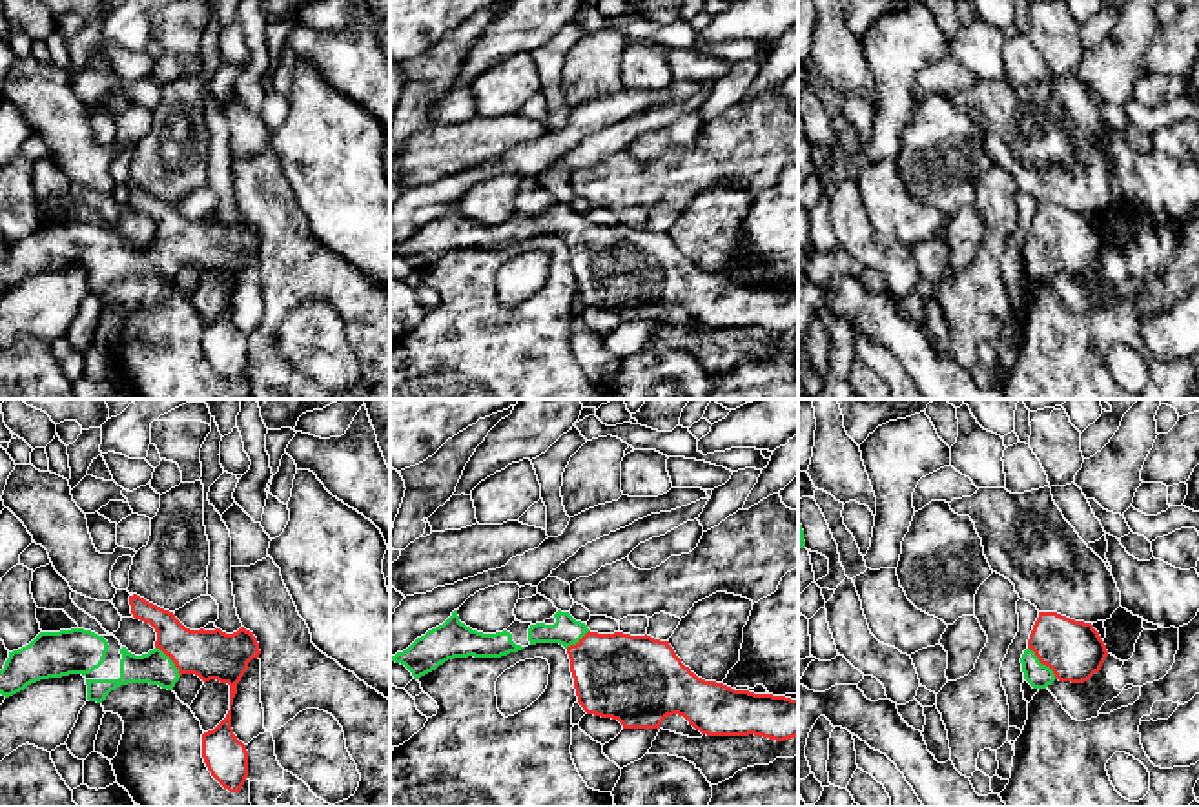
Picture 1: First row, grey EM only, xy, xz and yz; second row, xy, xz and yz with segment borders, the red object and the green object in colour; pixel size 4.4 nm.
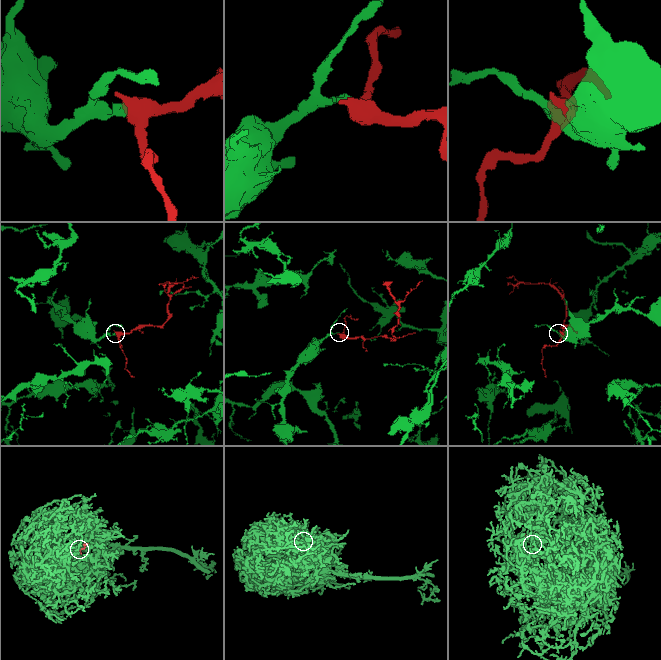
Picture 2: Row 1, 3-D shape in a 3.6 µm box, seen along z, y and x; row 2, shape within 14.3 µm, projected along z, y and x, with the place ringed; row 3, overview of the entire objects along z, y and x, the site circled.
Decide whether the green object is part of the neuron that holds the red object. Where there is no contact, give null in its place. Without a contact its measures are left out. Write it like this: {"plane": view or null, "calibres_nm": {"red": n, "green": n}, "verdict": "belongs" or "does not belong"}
{"plane": "yz", "calibres_nm": {"red": 260, "green": 110}, "verdict": "belongs"}

